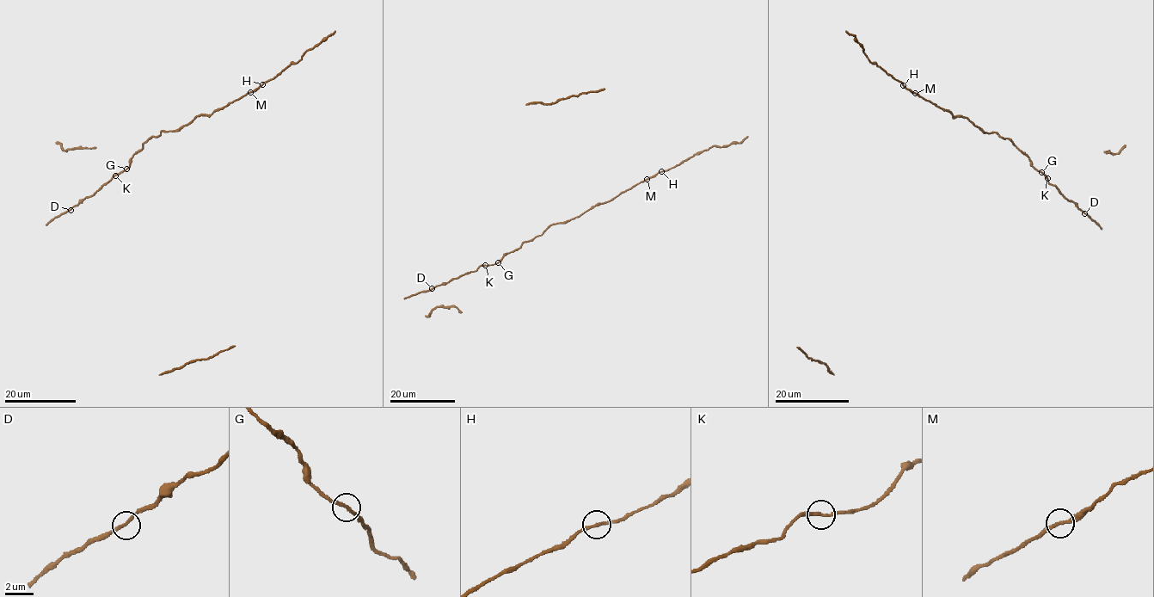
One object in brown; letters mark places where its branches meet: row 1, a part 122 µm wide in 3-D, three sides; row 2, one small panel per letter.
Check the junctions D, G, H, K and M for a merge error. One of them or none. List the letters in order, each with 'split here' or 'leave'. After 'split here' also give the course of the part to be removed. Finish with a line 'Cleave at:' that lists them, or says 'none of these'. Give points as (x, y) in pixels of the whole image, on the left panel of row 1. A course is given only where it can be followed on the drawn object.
D: leave
G: leave
H: leave
K: leave
M: leave
Cleave at: none of these

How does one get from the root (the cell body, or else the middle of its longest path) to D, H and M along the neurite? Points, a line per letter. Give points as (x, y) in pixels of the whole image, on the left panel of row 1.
D: (210, 117), (198, 115), (176, 130), (162, 131), (158, 136), (147, 138), (125, 170), (70, 210)
H: (210, 117), (213, 112), (256, 90), (262, 84)
M: (210, 117), (213, 112), (250, 92)

